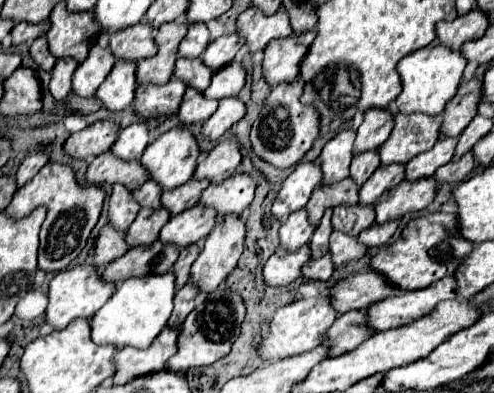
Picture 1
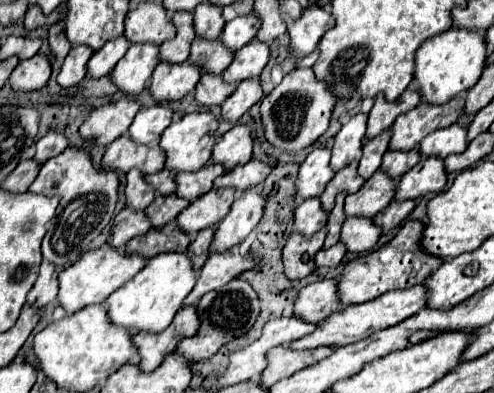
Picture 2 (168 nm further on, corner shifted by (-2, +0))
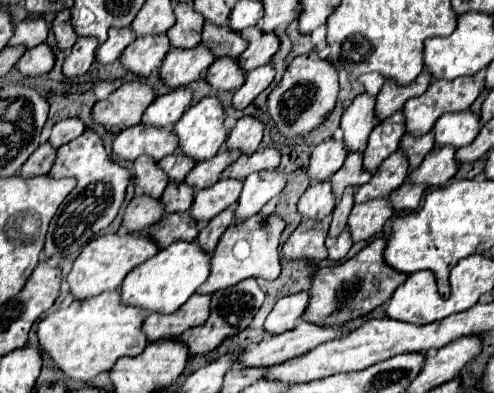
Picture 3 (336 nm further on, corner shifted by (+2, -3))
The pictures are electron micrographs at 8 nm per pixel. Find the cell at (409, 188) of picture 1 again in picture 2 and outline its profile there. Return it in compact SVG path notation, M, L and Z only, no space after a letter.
M428 157L428 161L420 161L412 167L400 181L396 183L396 201L420 199L428 193L440 193L446 187L446 171L444 163L438 157Z

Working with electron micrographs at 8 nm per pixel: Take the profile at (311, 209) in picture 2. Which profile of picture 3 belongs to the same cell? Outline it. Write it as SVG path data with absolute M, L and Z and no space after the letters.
M330 180L312 182L298 202L298 210L302 218L312 218L312 220L326 218L334 210L334 206L336 206L336 198L332 196Z

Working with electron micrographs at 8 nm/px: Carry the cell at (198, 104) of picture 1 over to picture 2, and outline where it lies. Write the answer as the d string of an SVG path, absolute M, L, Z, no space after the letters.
M204 73L200 77L196 89L194 89L194 101L200 107L220 105L232 91L234 91L234 85L224 83L220 75L208 75L208 73Z

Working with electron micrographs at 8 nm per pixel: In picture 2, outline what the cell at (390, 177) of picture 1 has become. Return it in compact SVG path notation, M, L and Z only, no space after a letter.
M386 151L382 159L380 171L390 175L394 181L398 181L404 173L408 173L416 163L420 161L420 155L416 151L404 153L404 151Z

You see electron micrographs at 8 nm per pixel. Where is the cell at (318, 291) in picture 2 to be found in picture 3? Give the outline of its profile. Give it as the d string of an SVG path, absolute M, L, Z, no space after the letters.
M298 292L292 296L280 298L264 322L264 332L282 334L282 332L292 330L298 324L300 314L308 306L308 300L310 300L308 292Z

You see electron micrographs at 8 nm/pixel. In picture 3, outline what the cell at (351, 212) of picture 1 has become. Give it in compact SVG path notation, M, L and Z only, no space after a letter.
M396 150L380 164L372 180L356 190L356 202L368 202L374 198L388 196L392 190L402 186L406 176L408 176L408 158L404 156L404 152Z

